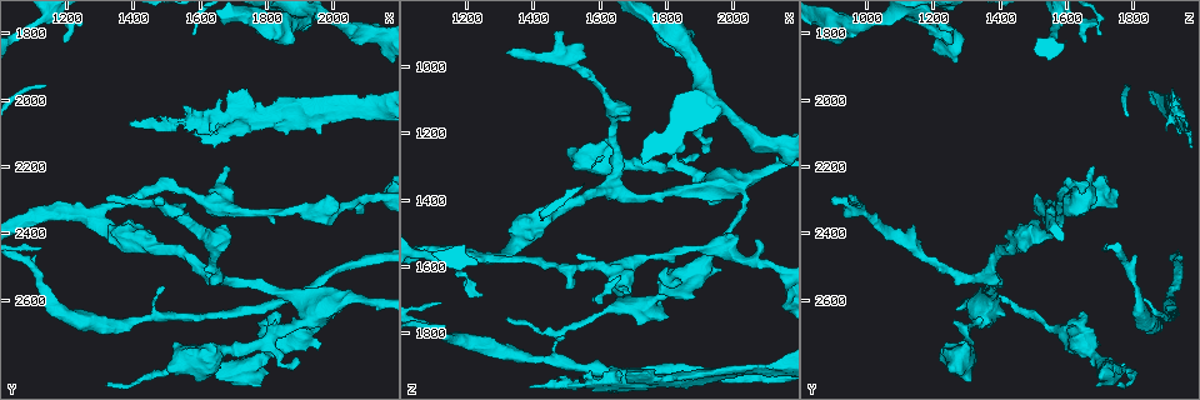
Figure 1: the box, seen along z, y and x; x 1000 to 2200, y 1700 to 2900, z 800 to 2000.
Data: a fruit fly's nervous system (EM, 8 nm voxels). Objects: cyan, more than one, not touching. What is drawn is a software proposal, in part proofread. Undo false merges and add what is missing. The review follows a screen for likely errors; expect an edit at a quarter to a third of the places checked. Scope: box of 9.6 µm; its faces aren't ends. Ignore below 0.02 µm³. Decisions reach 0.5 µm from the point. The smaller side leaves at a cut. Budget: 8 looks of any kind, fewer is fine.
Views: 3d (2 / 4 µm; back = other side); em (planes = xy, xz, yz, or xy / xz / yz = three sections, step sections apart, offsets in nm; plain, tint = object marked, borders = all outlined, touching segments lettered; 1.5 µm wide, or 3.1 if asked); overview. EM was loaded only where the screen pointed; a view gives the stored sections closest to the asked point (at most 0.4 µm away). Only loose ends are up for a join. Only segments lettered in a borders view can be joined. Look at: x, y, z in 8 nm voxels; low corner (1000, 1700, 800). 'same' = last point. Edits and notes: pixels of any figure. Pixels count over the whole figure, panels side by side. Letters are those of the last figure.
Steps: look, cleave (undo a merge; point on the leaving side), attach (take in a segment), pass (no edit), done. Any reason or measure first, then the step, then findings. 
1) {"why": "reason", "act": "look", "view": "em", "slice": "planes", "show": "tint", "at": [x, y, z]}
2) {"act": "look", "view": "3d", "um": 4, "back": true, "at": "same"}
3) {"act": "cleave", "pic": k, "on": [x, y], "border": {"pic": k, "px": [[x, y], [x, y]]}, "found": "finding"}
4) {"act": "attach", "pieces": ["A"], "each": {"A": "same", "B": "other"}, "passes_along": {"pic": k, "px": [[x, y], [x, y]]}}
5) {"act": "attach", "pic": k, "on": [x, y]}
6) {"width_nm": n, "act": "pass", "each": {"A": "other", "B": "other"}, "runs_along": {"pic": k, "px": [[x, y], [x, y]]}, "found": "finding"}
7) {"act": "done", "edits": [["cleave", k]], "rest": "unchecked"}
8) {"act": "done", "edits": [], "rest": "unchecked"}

{"why": "thin arm on a thick one", "act": "look", "view": "em", "slice": "planes", "show": "borders", "at": [2030, 2590, 1390]}

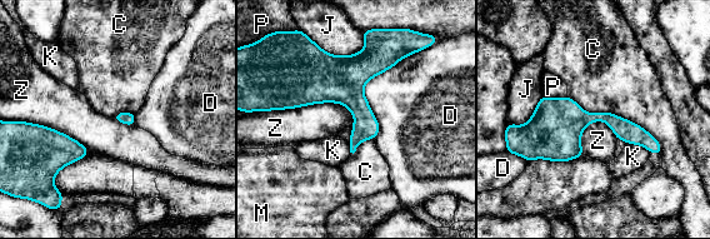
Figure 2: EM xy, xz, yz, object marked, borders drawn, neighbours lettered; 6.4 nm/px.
{"act": "pass", "each": {"C": "other", "D": "other", "J": "other", "K": "other", "M": "other", "P": "other", "Z": "other"}, "border": {"pic": 2, "px": [[339, 103], [310, 103], [270, 110]]}, "found": "continuous, no second neuron"}

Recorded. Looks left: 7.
{"why": "calibre changes", "act": "look", "view": "em", "slice": "planes", "show": "tint", "at": [1930, 2690, 1550]}

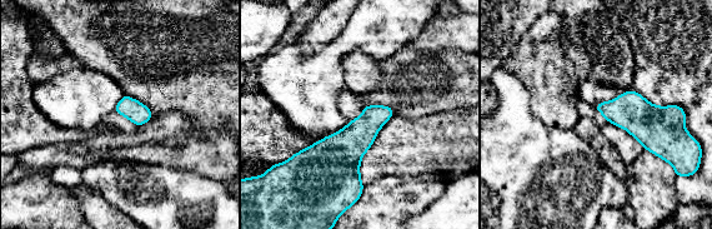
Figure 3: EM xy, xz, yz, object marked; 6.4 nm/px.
{"act": "look", "view": "em", "slice": "planes", "show": "borders", "at": "same"}

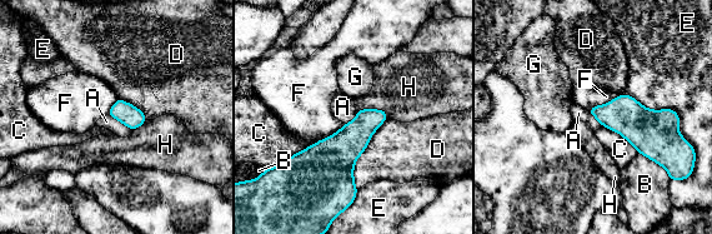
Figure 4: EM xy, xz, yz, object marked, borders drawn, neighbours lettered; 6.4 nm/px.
{"act": "pass", "each": {"A": "other", "B": "other", "C": "other", "D": "other", "E": "other", "F": "other", "G": "other", "H": "other"}, "border": {"pic": 4, "px": [[108, 114], [120, 120], [131, 130]]}, "found": "one neuron here"}

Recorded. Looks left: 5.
{"why": "thick turns thin", "act": "look", "view": "3d", "um": 2, "at": [1360, 2680, 1870]}

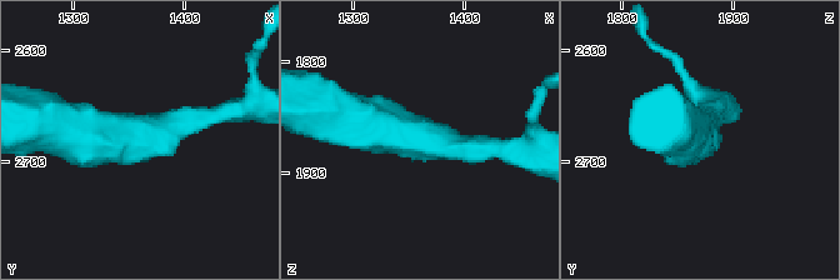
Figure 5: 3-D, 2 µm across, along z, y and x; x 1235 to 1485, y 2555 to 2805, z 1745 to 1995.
{"arm_widths_nm": [170, 400], "act": "look", "view": "em", "slice": "planes", "show": "borders", "at": [1356, 2674, 1864]}

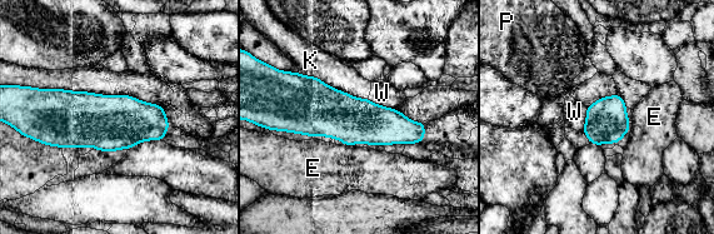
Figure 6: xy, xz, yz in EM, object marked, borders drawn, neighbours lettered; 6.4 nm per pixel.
{"width_nm": 280, "act": "pass", "each": {"E": "other", "K": "other", "P": "other", "W": "other"}, "border": {"pic": 6, "px": [[298, 73], [368, 98]]}, "found": "all the same neuron"}

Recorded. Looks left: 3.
{"act": "done", "edits": [], "rest": "unchecked"}

